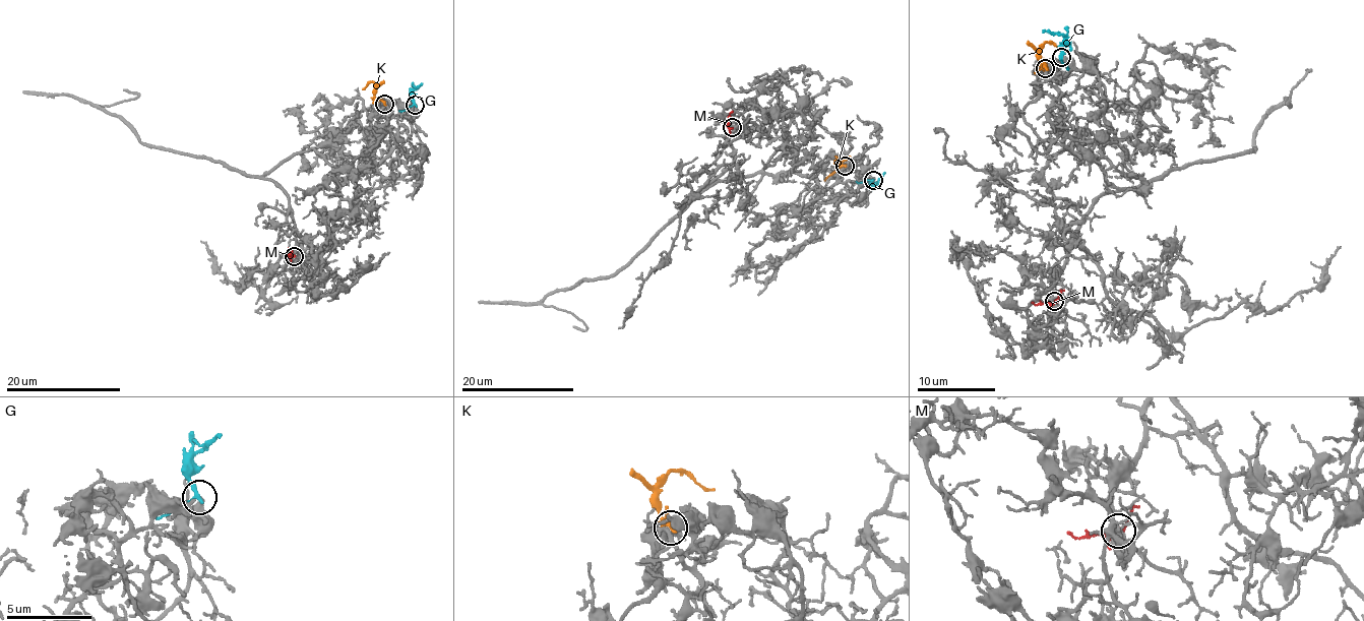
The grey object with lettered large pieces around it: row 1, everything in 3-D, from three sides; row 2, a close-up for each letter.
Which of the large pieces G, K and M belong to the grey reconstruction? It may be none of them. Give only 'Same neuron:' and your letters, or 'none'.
Same neuron: M

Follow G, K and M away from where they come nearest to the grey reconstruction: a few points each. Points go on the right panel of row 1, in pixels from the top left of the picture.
G: (1061, 57), (1063, 35), (1042, 33)
K: (1045, 68), (1040, 49), (1048, 42), (1065, 50)
M: (1054, 301), (1053, 304), (1031, 301)

